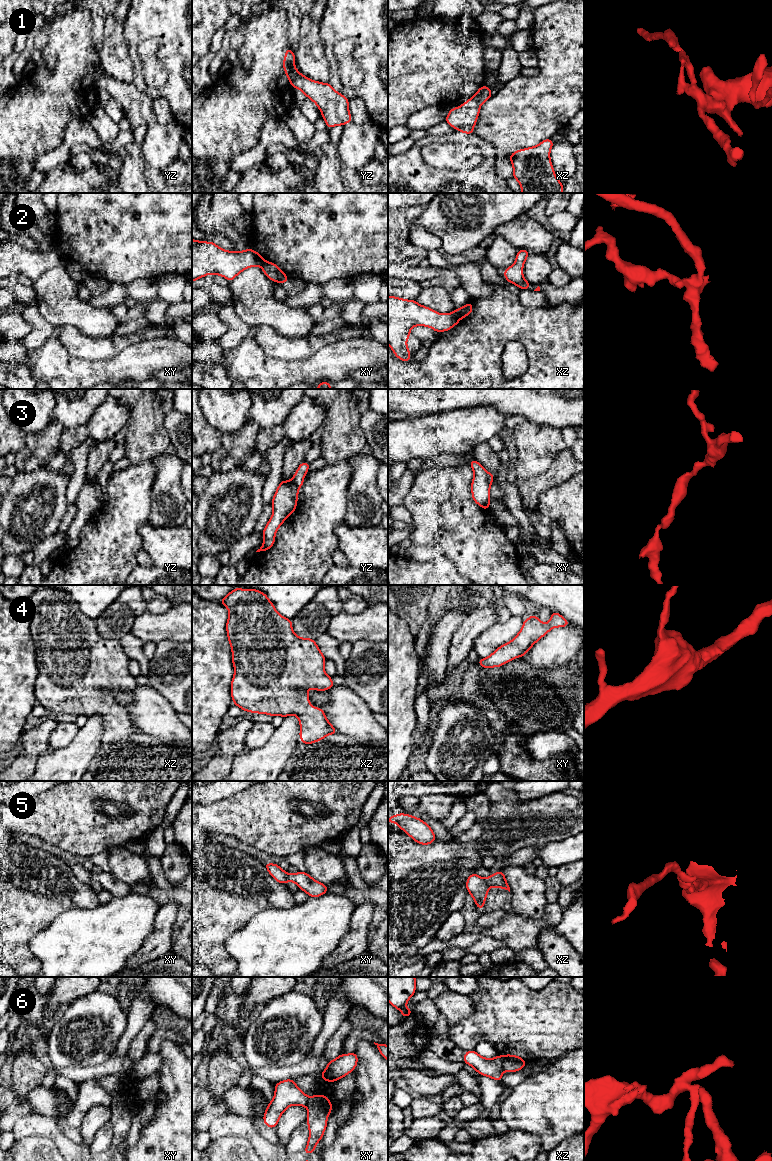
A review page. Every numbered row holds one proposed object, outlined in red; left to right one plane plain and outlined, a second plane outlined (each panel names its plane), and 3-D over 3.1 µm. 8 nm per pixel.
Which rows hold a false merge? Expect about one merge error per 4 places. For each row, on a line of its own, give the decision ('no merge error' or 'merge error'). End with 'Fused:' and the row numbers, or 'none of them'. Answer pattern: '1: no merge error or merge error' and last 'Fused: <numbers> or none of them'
1: merge error
2: merge error
3: merge error
4: no merge error
5: merge error
6: merge error
Fused: 1, 2, 3, 5, 6

